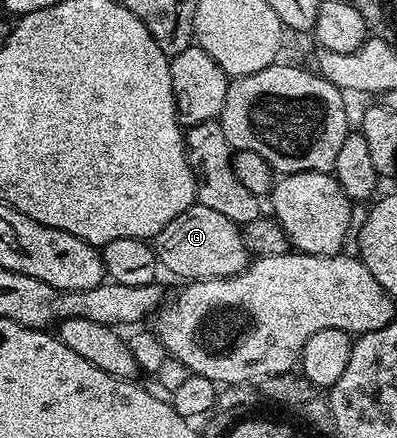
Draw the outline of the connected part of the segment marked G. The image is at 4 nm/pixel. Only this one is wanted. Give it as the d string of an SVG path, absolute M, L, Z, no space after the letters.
M198 202L178 214L170 226L154 237L154 247L159 267L181 276L184 282L212 280L215 276L236 276L250 263L241 225L230 222L226 214L218 214L218 210L210 210L210 206L202 206Z

